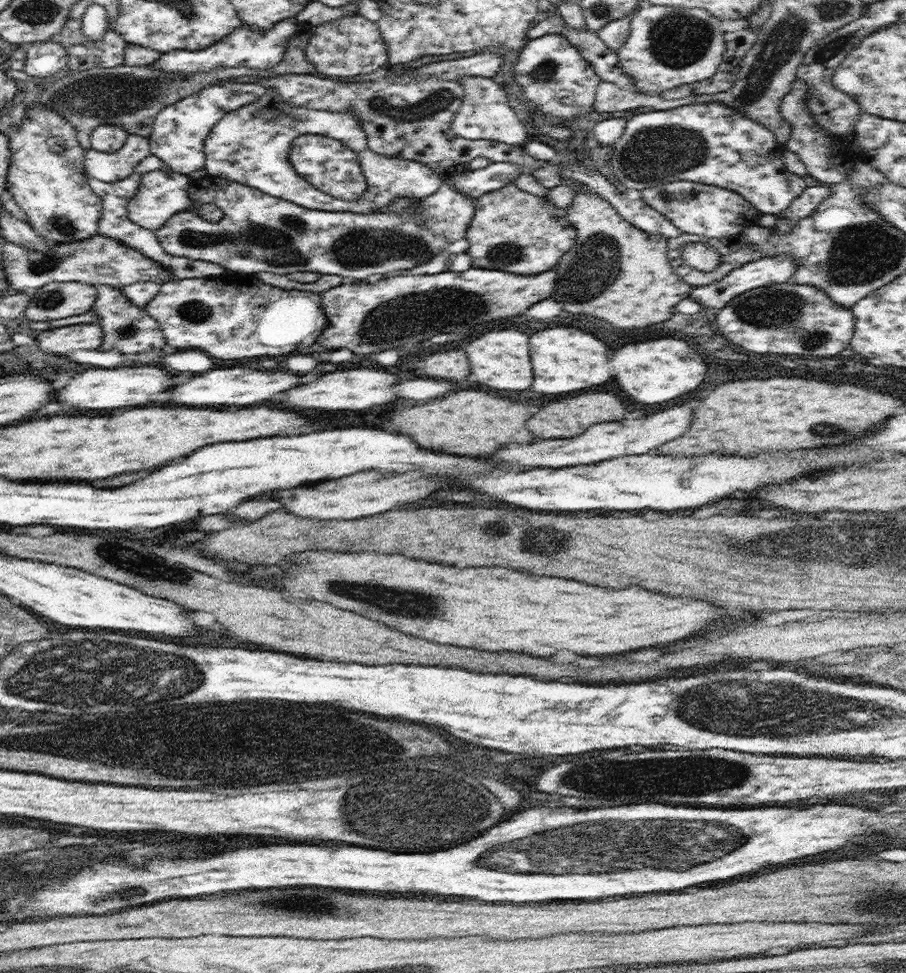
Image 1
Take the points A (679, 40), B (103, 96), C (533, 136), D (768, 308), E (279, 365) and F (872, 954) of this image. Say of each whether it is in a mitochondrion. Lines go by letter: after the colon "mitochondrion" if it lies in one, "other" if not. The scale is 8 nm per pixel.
A: mitochondrion
B: mitochondrion
C: other
D: mitochondrion
E: other
F: other

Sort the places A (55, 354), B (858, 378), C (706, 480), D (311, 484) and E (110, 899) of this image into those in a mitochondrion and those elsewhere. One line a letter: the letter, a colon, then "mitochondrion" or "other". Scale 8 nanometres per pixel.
A: other
B: other
C: other
D: other
E: mitochondrion

